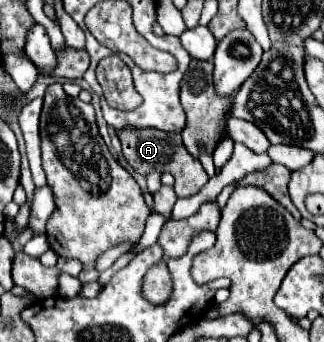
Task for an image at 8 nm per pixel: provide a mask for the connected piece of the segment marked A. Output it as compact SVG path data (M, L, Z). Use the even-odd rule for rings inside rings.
M122 128L118 130L118 138L122 144L122 154L128 160L128 164L142 176L150 172L170 172L176 178L174 190L178 196L192 196L196 194L206 182L208 174L202 168L200 160L196 160L182 142L182 136L178 132L164 132L158 128Z

